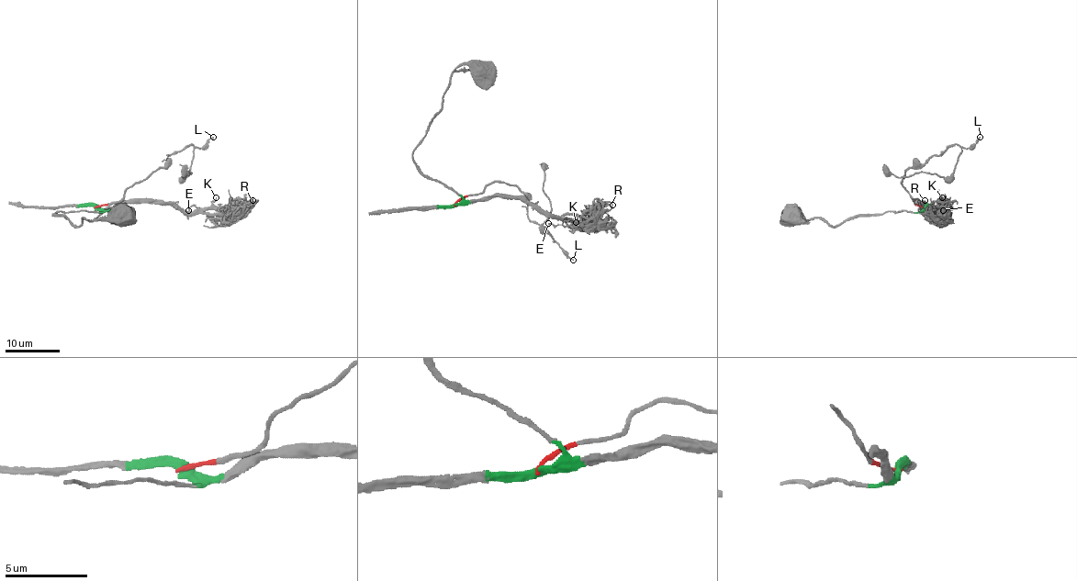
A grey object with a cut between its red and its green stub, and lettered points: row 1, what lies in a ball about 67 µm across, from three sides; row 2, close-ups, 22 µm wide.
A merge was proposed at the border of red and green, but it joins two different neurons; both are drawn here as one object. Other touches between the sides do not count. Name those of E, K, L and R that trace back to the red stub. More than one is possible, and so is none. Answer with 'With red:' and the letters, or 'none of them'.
With red: L

